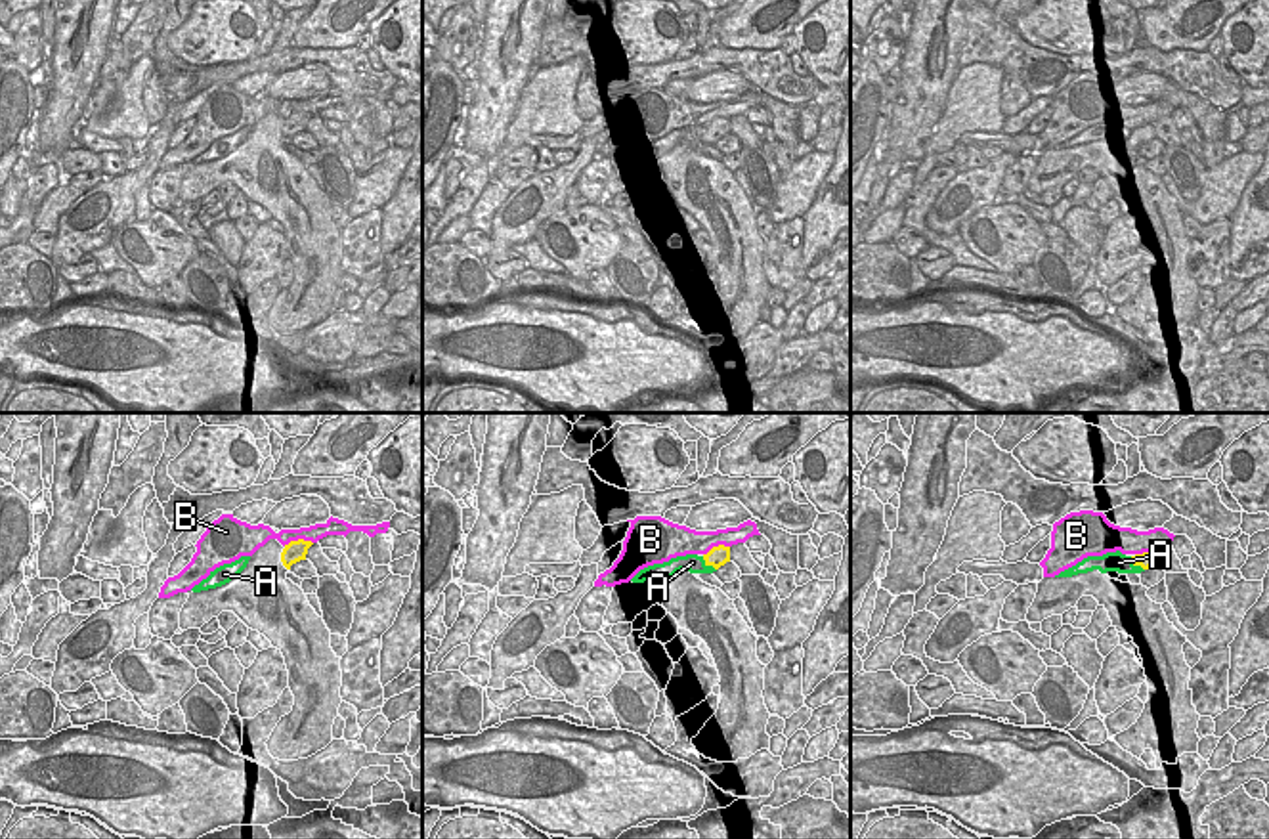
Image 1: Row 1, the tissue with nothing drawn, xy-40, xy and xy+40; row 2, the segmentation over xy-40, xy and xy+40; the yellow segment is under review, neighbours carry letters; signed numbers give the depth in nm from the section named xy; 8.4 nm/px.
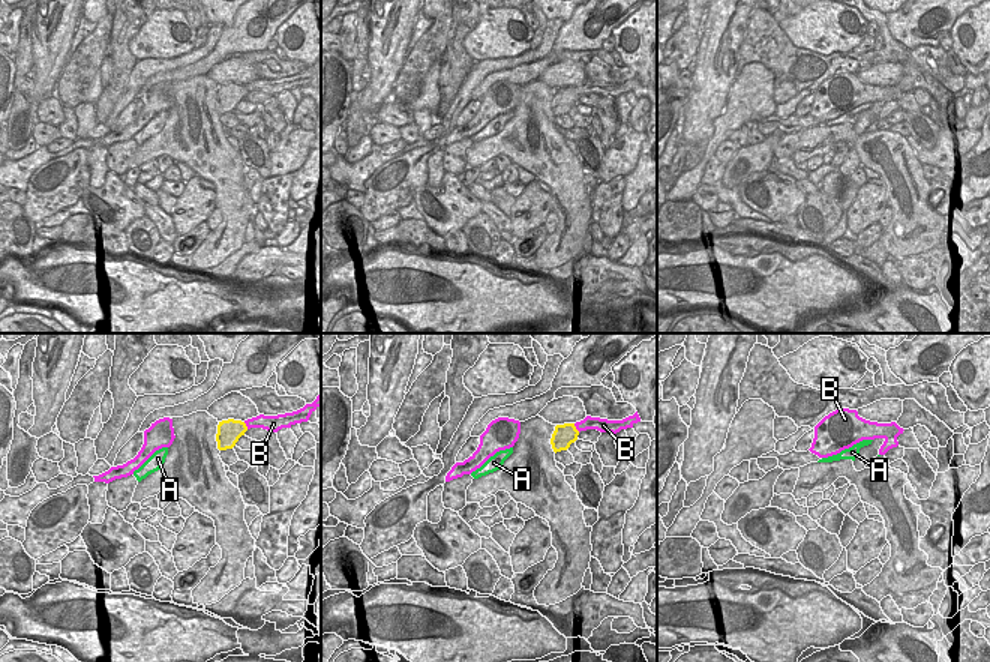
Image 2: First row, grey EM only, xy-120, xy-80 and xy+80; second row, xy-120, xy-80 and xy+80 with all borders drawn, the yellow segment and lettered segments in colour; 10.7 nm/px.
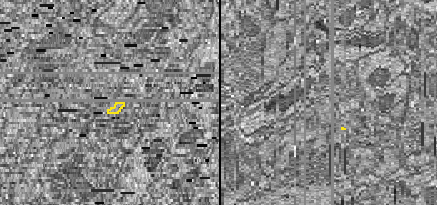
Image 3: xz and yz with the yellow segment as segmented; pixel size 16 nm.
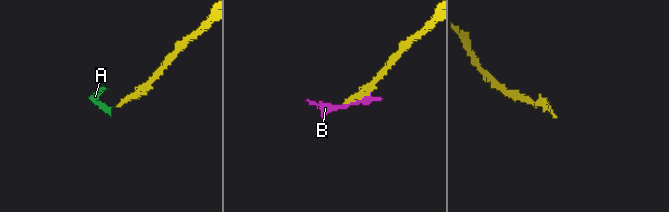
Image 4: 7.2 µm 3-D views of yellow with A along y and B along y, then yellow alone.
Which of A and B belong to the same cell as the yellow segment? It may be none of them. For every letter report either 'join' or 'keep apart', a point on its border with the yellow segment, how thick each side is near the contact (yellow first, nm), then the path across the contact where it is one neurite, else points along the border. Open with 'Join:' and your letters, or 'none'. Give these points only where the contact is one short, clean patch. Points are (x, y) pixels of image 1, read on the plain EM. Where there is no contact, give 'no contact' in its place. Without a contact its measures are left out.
Join: none
A: keep apart; contact xy (708, 136); calibres 170 and 160 nm; border xy (702, 129), (715, 142)
B: keep apart; contact xy-40 (297, 113); calibres 180 and 140 nm

